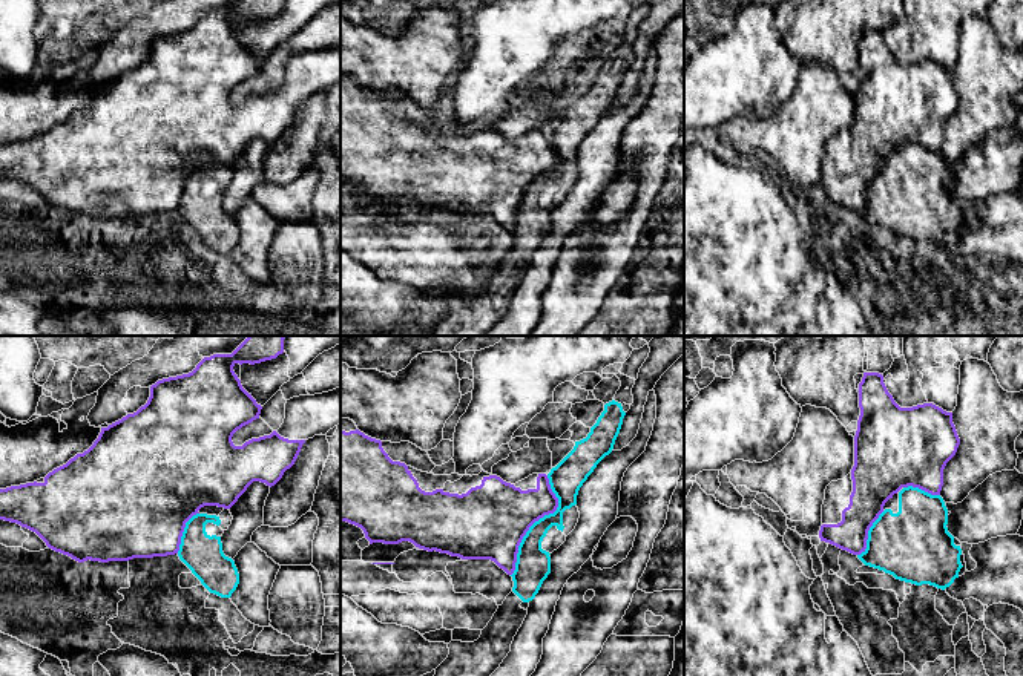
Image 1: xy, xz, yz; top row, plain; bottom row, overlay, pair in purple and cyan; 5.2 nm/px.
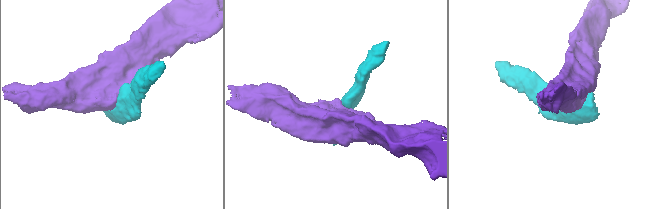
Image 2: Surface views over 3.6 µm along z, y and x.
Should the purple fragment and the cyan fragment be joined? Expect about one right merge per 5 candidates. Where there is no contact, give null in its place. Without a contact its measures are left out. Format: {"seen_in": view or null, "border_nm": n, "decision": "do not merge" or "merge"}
{"seen_in": "xz", "border_nm": 550, "decision": "do not merge"}

